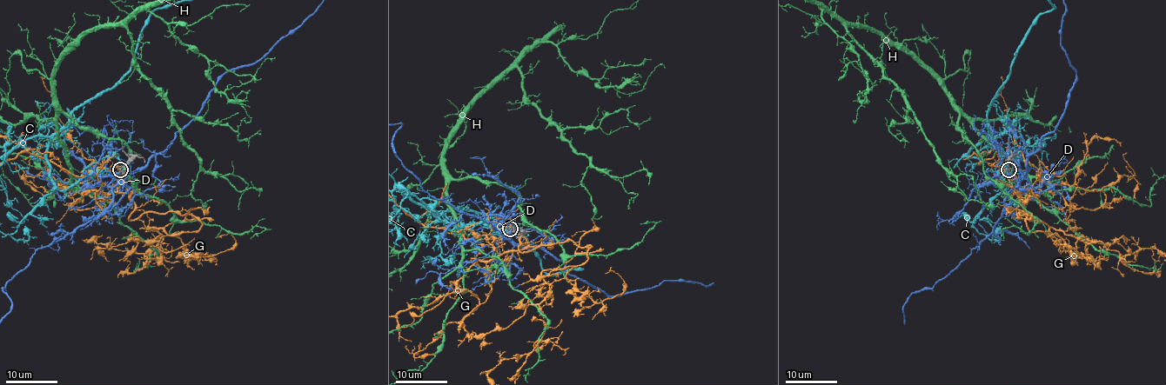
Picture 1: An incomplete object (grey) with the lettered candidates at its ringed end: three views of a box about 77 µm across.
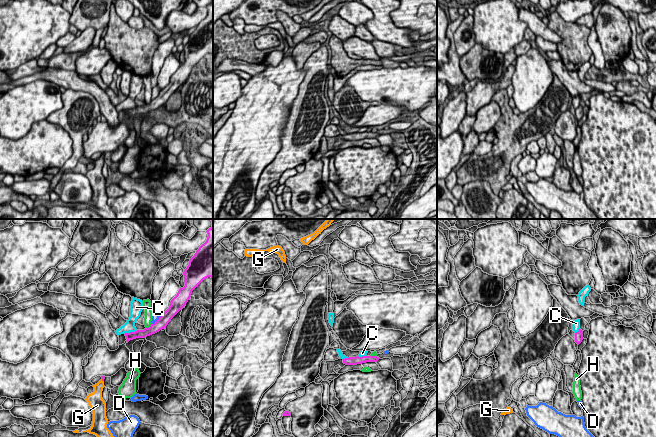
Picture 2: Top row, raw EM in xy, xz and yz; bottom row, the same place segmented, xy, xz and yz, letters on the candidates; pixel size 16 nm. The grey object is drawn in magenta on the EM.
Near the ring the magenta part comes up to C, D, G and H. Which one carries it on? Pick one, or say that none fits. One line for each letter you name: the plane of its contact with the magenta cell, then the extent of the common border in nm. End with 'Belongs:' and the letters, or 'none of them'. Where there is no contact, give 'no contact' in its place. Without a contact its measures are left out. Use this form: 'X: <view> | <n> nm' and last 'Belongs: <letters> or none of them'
G: xy | 60 nm
Belongs: G

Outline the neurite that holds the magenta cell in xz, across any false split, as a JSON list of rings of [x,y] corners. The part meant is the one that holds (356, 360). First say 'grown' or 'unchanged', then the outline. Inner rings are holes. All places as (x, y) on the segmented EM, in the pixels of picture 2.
unchanged | [[[356,356],[343,359],[343,363],[346,365],[357,365],[366,362],[377,362],[379,359],[377,356]]]

